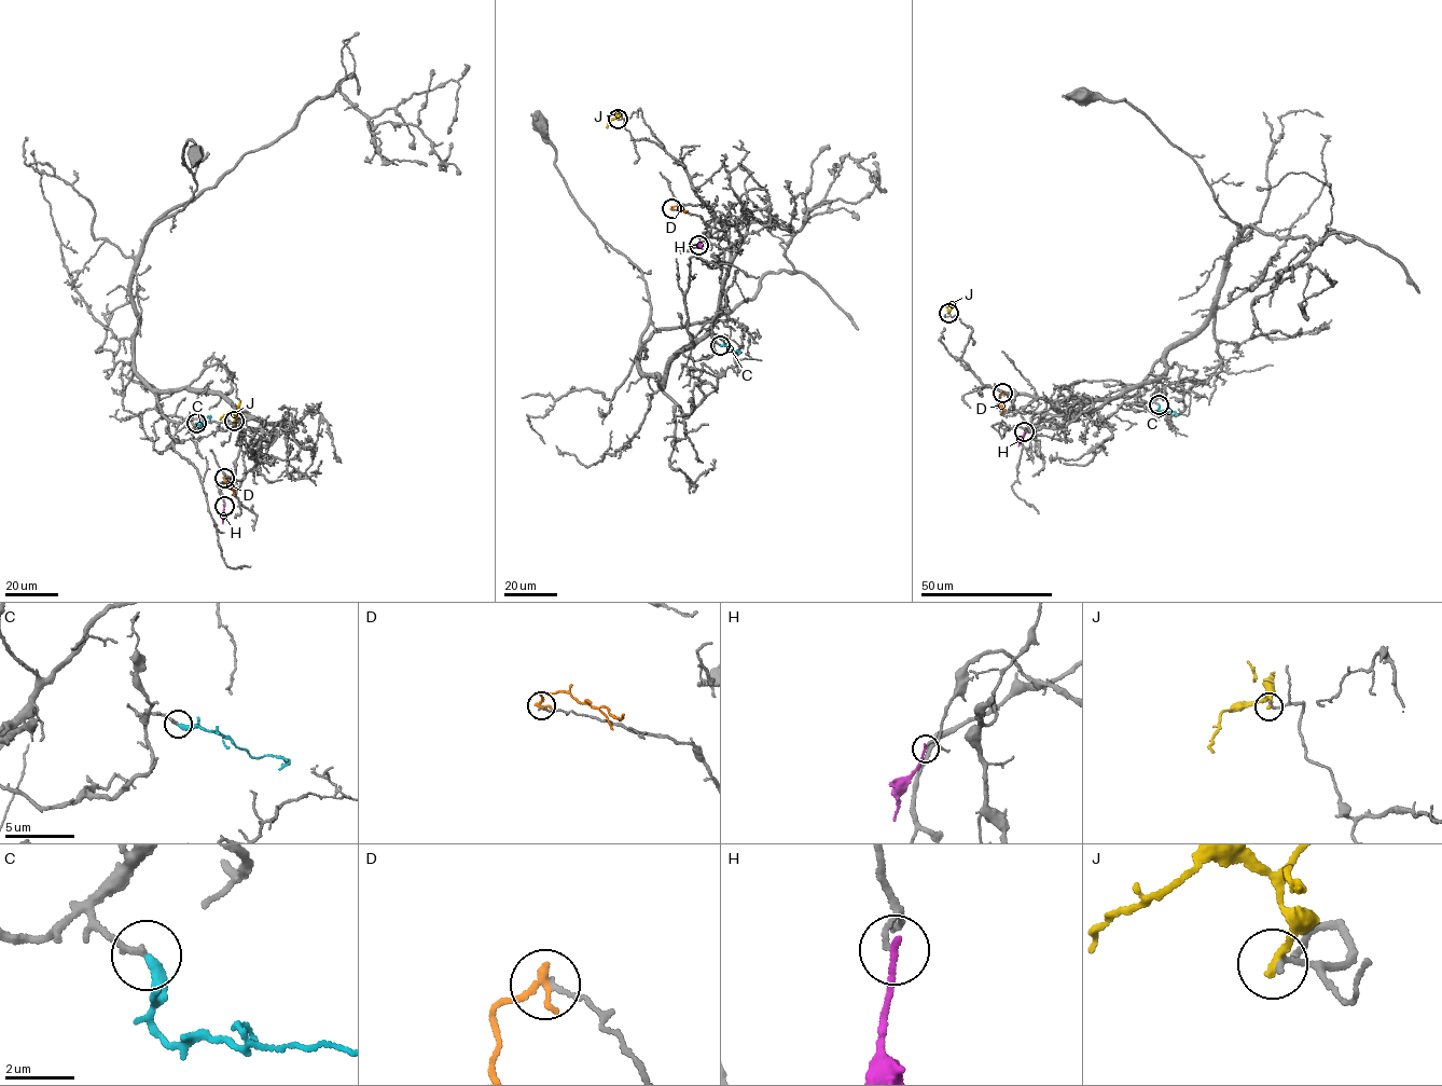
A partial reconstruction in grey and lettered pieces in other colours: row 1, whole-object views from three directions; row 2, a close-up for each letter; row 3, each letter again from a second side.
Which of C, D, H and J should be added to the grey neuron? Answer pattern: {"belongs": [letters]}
{"belongs": ["C"]}

